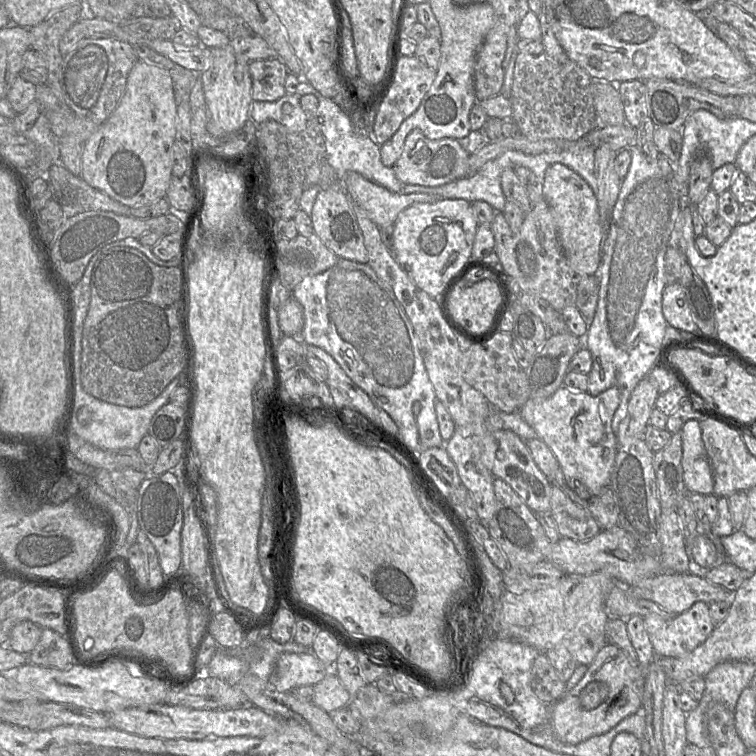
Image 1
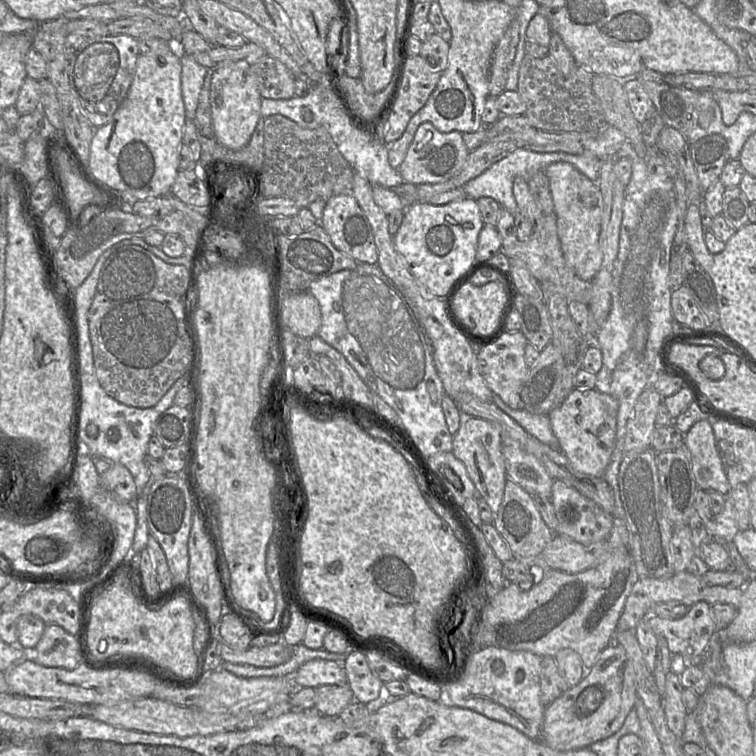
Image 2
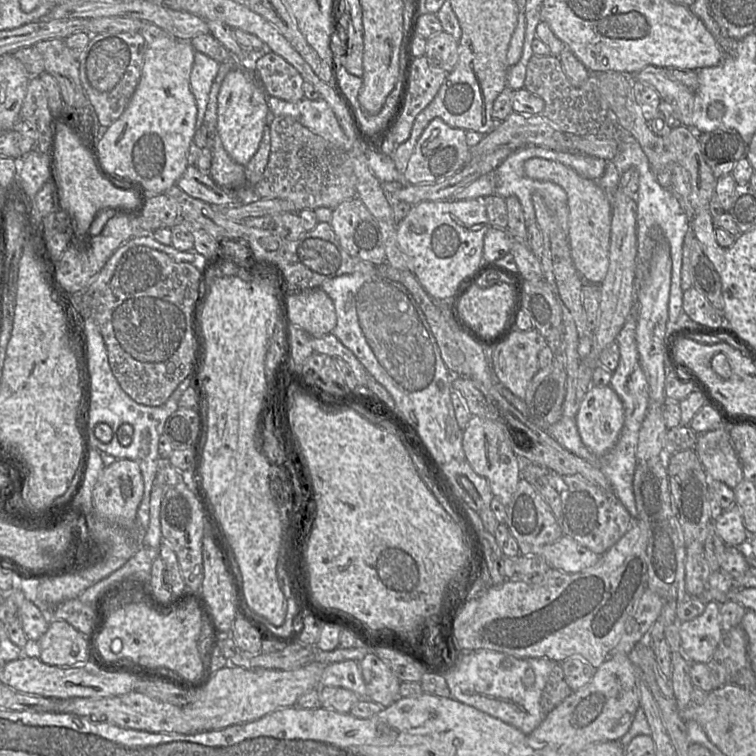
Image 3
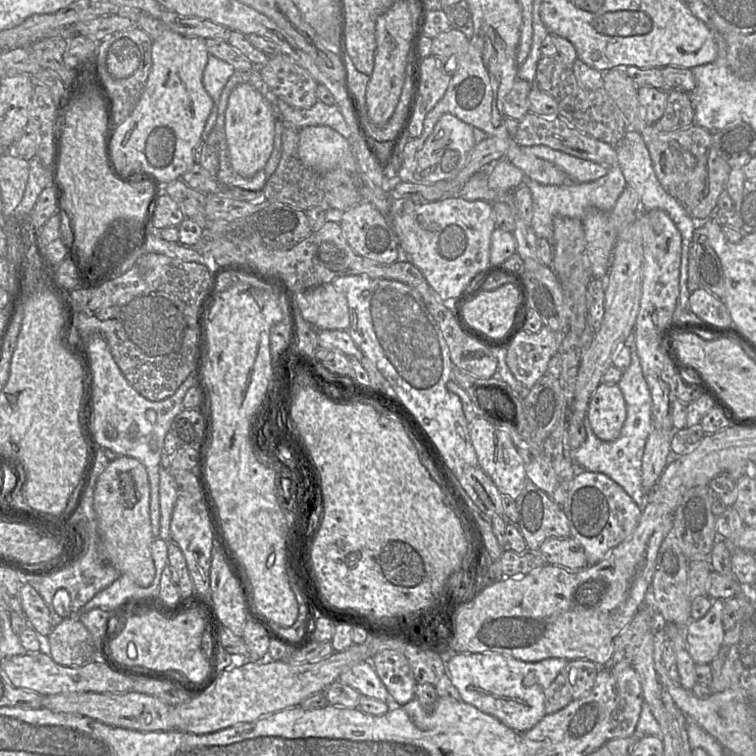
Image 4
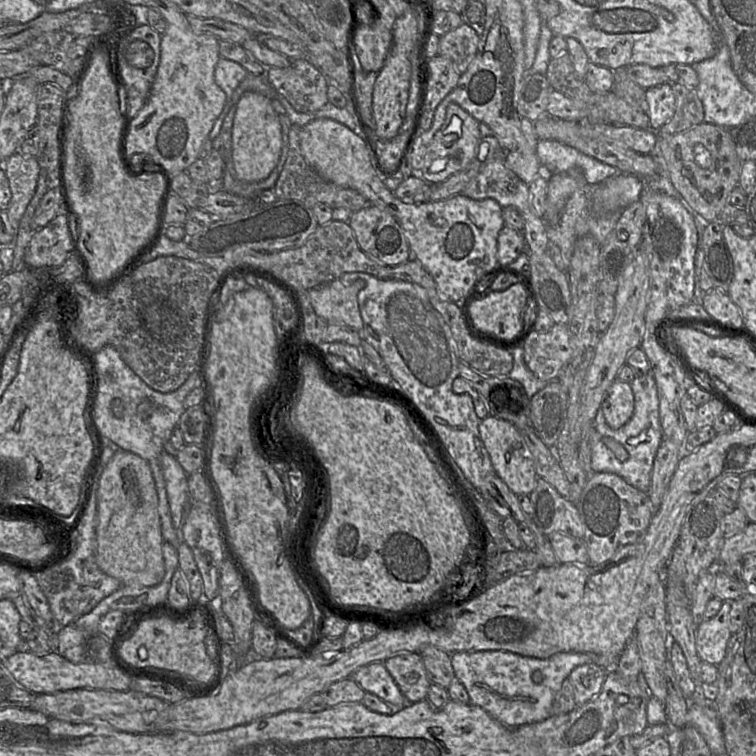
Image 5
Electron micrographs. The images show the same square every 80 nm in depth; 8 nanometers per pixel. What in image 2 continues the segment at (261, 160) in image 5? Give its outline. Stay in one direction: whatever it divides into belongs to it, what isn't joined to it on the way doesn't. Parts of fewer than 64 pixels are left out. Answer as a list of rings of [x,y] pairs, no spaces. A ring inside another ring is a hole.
[[[243,61],[224,63],[212,72],[210,105],[214,133],[218,142],[231,150],[240,150],[251,139],[261,115],[262,97],[250,65]]]

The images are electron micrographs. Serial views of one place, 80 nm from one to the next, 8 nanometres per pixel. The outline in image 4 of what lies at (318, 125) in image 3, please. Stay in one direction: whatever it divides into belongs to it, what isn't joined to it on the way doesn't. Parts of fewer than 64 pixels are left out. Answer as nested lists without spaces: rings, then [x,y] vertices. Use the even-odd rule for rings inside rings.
[[[279,99],[277,105],[285,120],[299,128],[323,125],[336,130],[346,139],[350,137],[351,130],[336,105],[327,105],[322,101],[317,101],[309,109],[297,109],[282,99]]]

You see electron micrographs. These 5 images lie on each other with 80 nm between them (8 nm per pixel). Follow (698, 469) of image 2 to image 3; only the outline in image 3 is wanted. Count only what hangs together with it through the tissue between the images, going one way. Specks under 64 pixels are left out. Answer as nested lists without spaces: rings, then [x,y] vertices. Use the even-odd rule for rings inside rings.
[[[726,425],[698,433],[694,450],[709,479],[723,482],[732,489],[743,480],[741,463]]]

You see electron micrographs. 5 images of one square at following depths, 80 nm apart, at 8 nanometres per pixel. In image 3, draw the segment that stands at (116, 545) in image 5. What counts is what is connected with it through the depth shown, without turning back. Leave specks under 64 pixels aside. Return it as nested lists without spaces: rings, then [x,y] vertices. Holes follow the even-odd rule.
[[[117,459],[100,473],[93,490],[93,505],[97,513],[109,522],[134,527],[143,495],[144,482],[138,463],[130,459]]]

